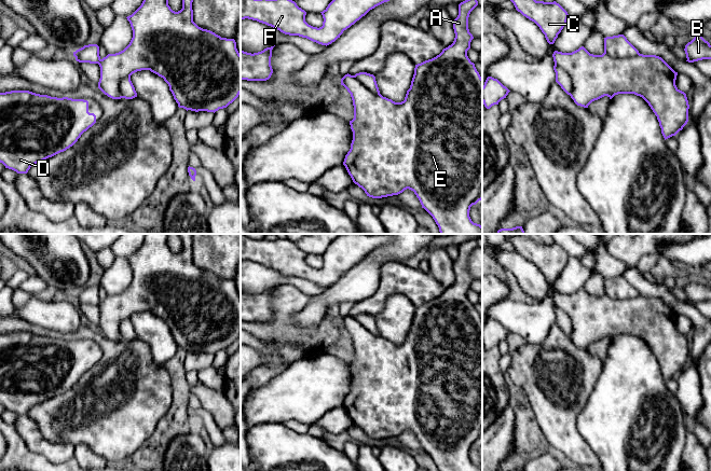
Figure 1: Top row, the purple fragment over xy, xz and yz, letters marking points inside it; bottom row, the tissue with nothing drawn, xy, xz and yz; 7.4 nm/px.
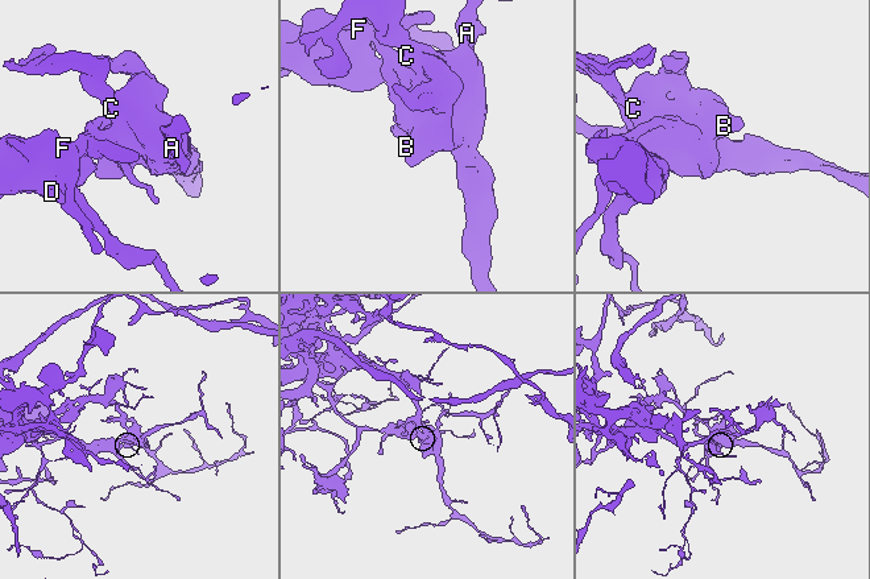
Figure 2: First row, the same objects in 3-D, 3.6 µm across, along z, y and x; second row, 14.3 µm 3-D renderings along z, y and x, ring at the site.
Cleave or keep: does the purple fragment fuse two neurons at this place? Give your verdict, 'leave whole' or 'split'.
split

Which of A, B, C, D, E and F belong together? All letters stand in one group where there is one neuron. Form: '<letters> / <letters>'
A B C E / D F

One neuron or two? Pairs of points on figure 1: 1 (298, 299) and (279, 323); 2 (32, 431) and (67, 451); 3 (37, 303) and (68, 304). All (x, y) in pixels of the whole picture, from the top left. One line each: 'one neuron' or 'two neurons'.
1: one neuron
2: one neuron
3: one neuron

